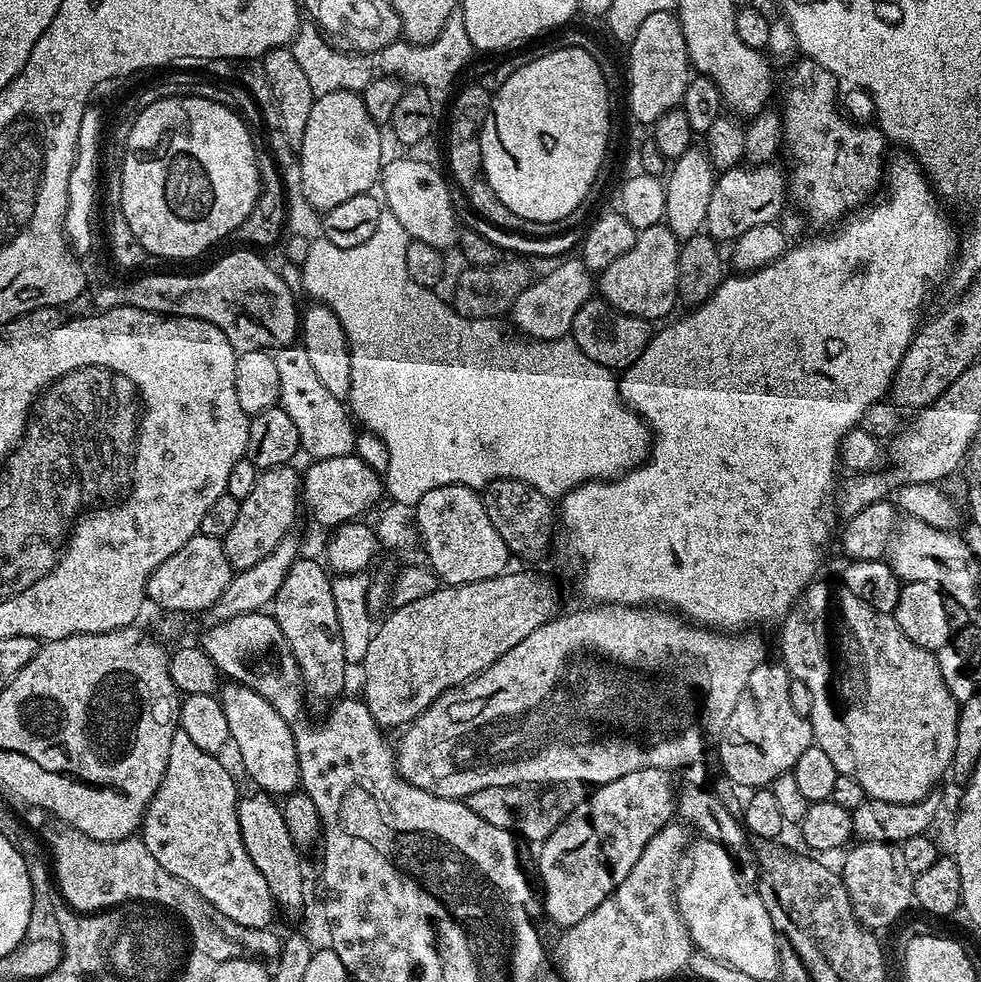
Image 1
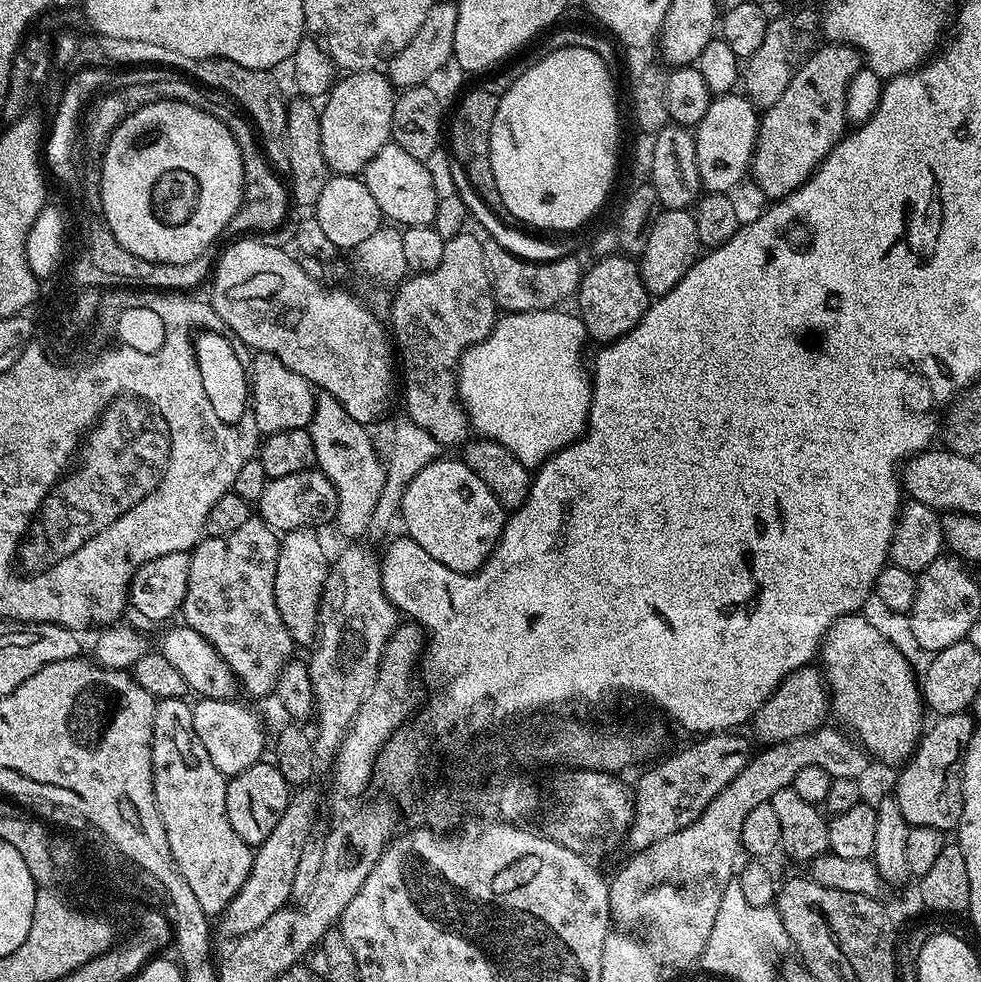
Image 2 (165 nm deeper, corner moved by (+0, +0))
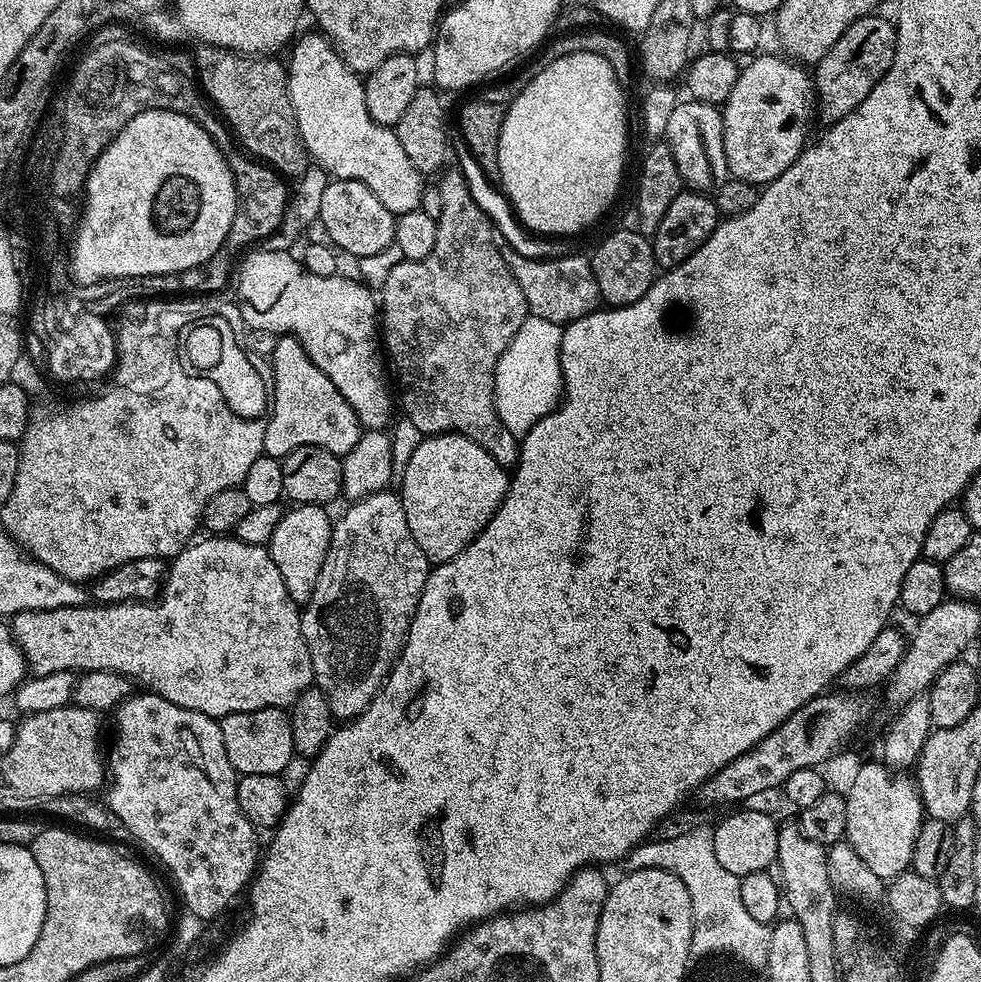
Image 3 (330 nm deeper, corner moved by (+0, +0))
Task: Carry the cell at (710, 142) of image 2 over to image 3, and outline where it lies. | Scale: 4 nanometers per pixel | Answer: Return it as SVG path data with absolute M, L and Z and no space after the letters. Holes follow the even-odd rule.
M757 55L755 58L757 60L752 60L748 65L743 65L740 68L740 73L738 74L738 82L734 82L734 90L730 90L730 94L722 105L722 127L720 128L720 142L719 147L724 148L724 164L728 167L727 175L733 180L743 180L744 183L753 186L767 186L772 183L772 181L777 180L777 178L782 175L785 170L795 162L800 153L804 151L806 147L806 141L809 139L808 136L808 96L810 100L810 93L814 88L814 80L811 75L808 76L803 67L799 63L792 62L789 63L789 68L784 64L779 64L772 56L760 56Z

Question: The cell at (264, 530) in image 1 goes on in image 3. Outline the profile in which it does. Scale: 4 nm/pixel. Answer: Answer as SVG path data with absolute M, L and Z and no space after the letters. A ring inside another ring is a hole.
M216 534L212 540L200 540L189 543L188 547L167 565L163 589L155 602L117 602L107 606L77 606L74 608L55 608L54 610L38 610L37 612L18 612L10 620L10 635L15 647L20 649L27 671L32 676L45 676L55 672L123 672L133 678L149 676L148 684L155 695L166 698L186 710L198 710L213 718L253 712L263 708L287 709L308 688L313 687L312 663L308 647L300 625L301 609L288 596L286 582L282 582L282 574L278 574L278 566L274 566L274 558L263 544L251 544L236 539L232 534Z

